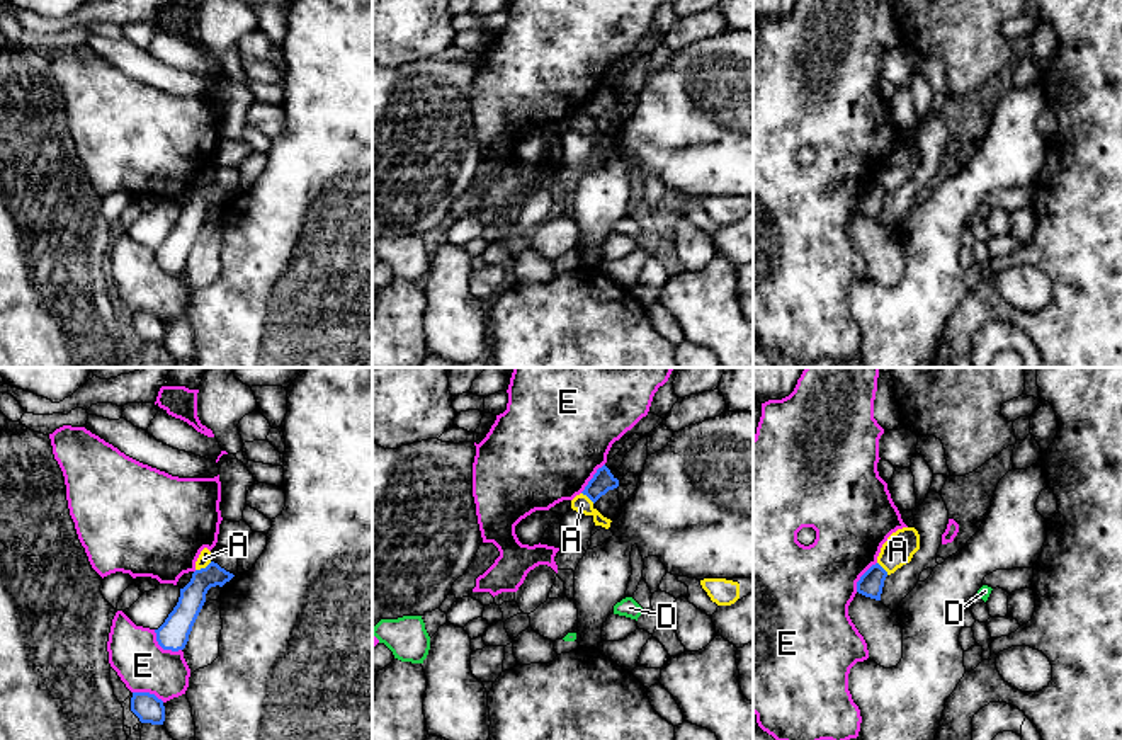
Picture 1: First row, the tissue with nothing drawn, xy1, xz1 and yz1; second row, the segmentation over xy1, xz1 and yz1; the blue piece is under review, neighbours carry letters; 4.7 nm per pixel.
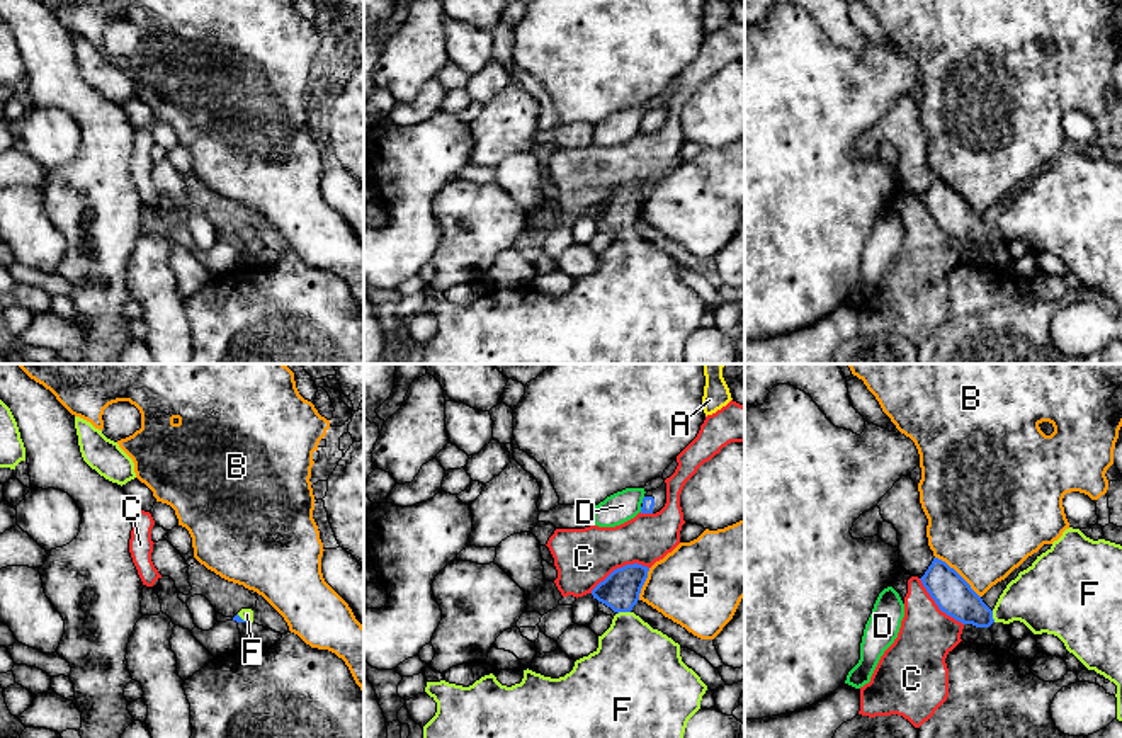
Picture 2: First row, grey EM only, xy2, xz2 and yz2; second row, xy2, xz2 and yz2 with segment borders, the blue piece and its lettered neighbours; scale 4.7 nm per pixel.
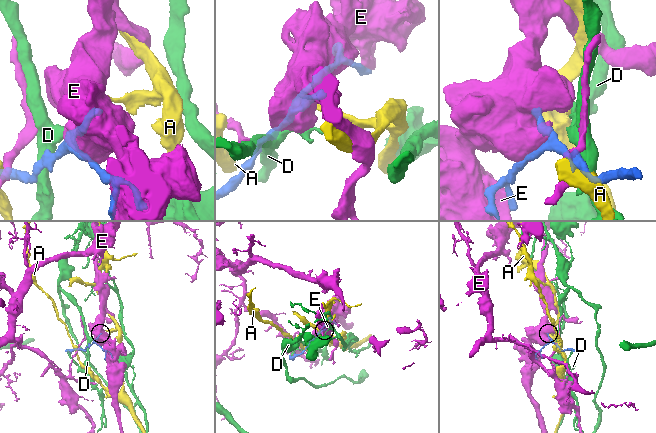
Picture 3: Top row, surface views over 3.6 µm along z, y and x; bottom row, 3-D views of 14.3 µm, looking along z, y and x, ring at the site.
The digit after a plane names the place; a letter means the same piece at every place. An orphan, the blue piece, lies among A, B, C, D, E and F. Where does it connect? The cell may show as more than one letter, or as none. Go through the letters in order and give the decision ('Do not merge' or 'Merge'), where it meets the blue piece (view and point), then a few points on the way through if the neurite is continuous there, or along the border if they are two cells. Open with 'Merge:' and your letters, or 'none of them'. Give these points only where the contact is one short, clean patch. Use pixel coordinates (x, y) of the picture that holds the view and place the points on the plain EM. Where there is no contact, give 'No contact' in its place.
Merge: F
A: Do not merge. Touches blue at xy1 (203, 187). Boundary: xy1 (211, 181), (196, 189)
B: Do not merge. Touches blue at yz2 (959, 194)
C: Do not merge. Touches blue at xz2 (619, 187)
D: Do not merge. Touches blue at xz2 (643, 119)
E: Do not merge. Touches blue at xy1 (164, 267)
F: Merge. Touches blue at xz2 (623, 230). Path across: xz2 (621, 208), (623, 230), (633, 281)

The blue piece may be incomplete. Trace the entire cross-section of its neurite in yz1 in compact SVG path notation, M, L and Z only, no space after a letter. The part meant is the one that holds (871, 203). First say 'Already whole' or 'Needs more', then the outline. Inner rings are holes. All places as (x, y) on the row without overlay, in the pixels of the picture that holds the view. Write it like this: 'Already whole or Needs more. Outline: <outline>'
Already whole. Outline: M879 182L872 184L857 201L857 211L865 216L881 219L886 196L887 191Z

